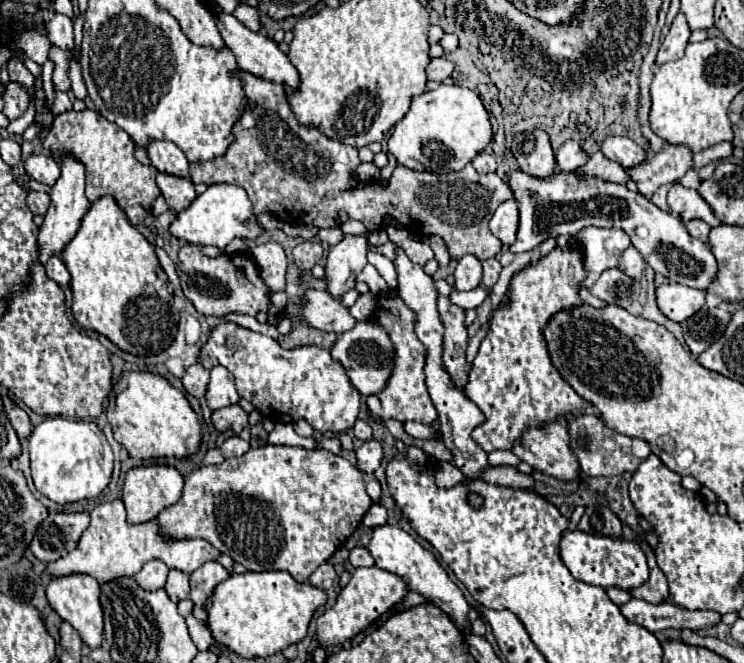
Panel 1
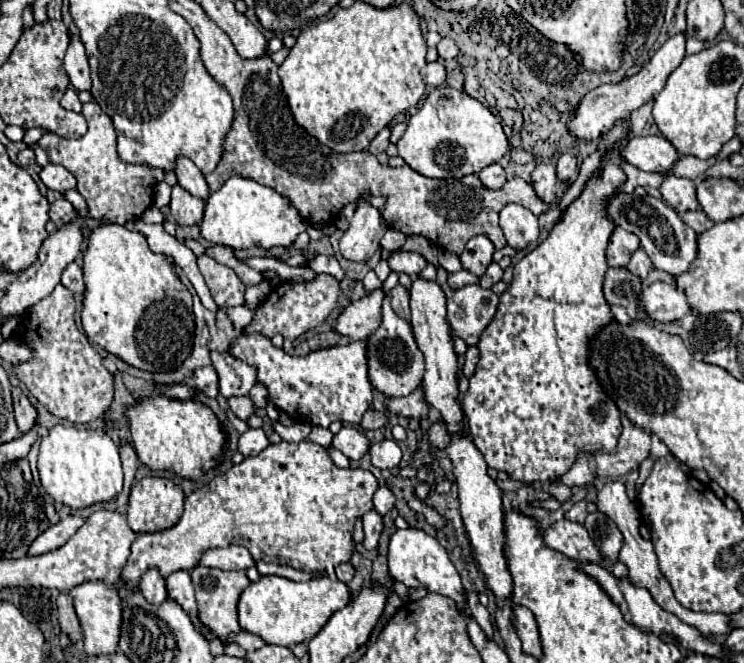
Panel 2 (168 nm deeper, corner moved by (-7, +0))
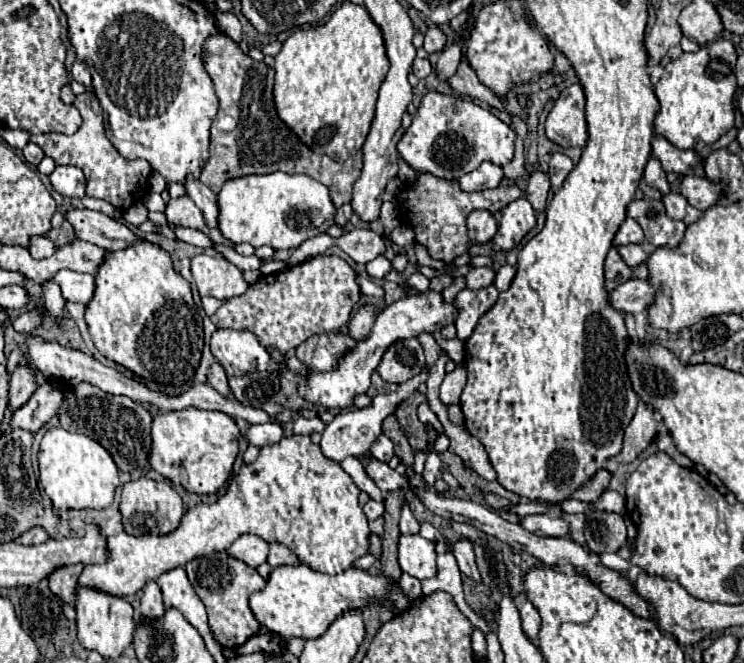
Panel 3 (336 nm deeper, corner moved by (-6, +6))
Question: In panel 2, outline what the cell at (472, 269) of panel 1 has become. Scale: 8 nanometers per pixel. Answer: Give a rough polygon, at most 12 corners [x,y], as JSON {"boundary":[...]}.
{"boundary":[[472,237],[460,255],[462,269],[482,277],[494,245]]}

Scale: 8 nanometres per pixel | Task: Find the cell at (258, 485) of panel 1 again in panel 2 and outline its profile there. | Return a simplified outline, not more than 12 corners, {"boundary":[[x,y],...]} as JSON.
{"boundary":[[312,441],[268,445],[134,541],[124,585],[208,547],[328,571],[378,481]]}

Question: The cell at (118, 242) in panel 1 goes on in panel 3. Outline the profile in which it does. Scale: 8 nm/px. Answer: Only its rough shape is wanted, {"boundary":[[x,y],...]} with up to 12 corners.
{"boundary":[[159,245],[109,253],[85,321],[97,351],[191,381],[203,319]]}

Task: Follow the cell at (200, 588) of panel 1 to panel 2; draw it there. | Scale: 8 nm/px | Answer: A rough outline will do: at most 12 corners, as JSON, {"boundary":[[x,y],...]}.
{"boundary":[[192,569],[198,617],[226,639],[238,633],[244,571]]}

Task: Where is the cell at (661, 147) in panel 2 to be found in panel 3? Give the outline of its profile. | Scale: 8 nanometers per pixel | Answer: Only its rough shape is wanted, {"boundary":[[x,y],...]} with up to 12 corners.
{"boundary":[[655,135],[655,159],[667,173],[701,175],[697,151],[683,151]]}

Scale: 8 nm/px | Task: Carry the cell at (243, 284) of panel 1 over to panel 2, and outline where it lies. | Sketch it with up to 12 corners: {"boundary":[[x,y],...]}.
{"boundary":[[208,255],[198,269],[218,307],[244,305],[246,285]]}

